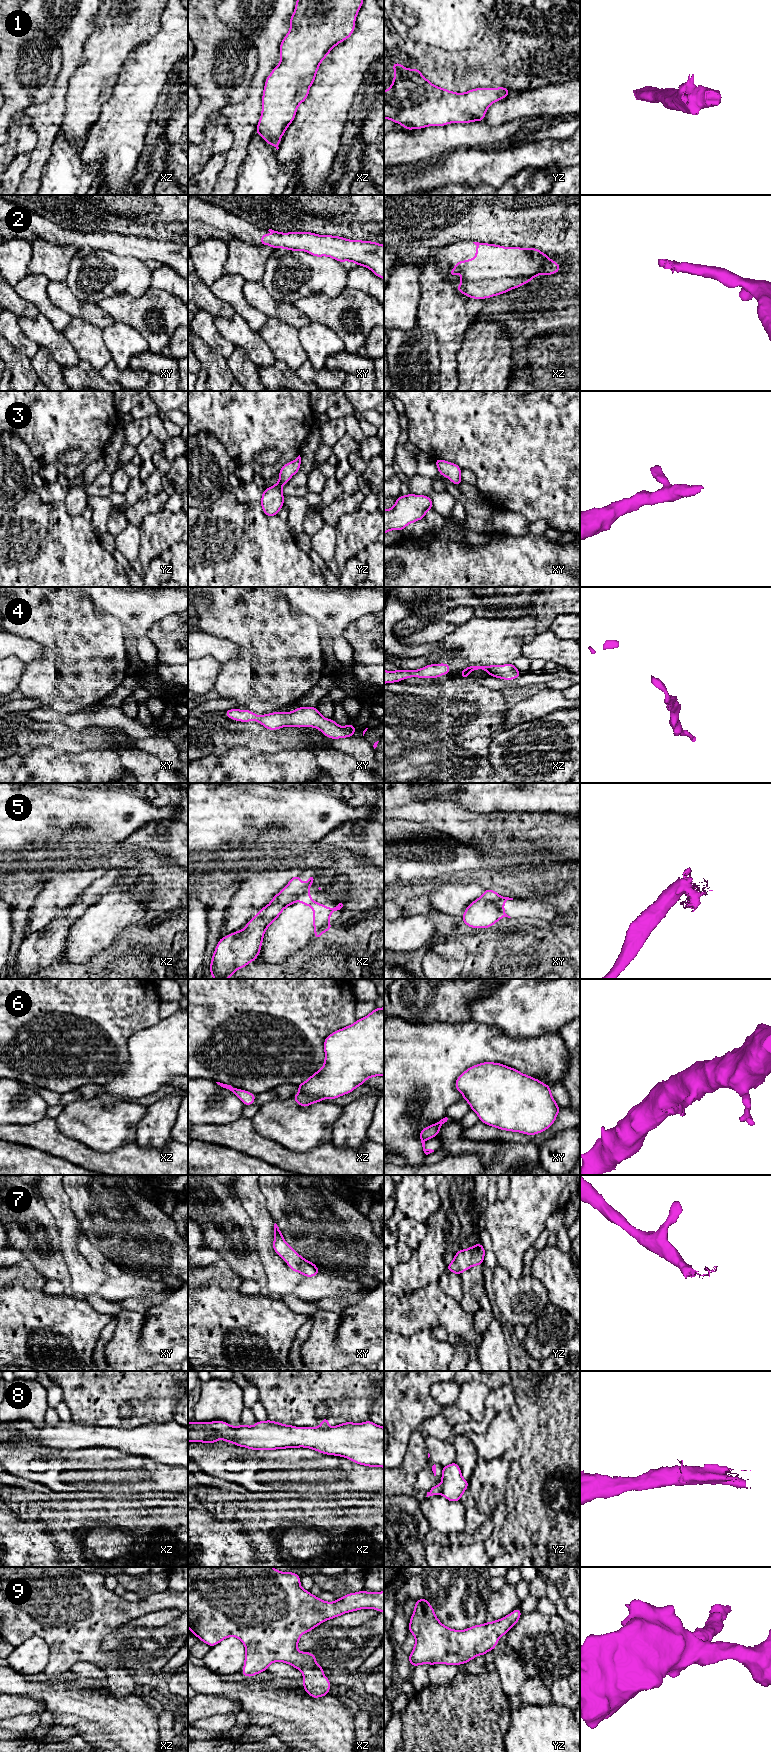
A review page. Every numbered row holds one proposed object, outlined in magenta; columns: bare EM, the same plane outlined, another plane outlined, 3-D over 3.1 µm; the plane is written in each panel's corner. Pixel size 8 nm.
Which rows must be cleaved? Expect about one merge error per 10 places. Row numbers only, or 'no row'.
5, 8

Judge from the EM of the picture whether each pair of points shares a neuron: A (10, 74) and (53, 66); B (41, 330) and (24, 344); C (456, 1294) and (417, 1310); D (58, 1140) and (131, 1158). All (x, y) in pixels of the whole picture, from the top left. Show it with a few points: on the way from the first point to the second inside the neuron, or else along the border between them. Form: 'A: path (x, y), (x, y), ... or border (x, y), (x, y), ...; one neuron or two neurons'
A: path (21, 70), (26, 68), (42, 68); one neuron
B: border (18, 318), (18, 326), (21, 331), (39, 347); two neurons
C: border (437, 1283), (448, 1295), (459, 1302); two neurons
D: path (76, 1152), (89, 1159), (113, 1159); one neuron

